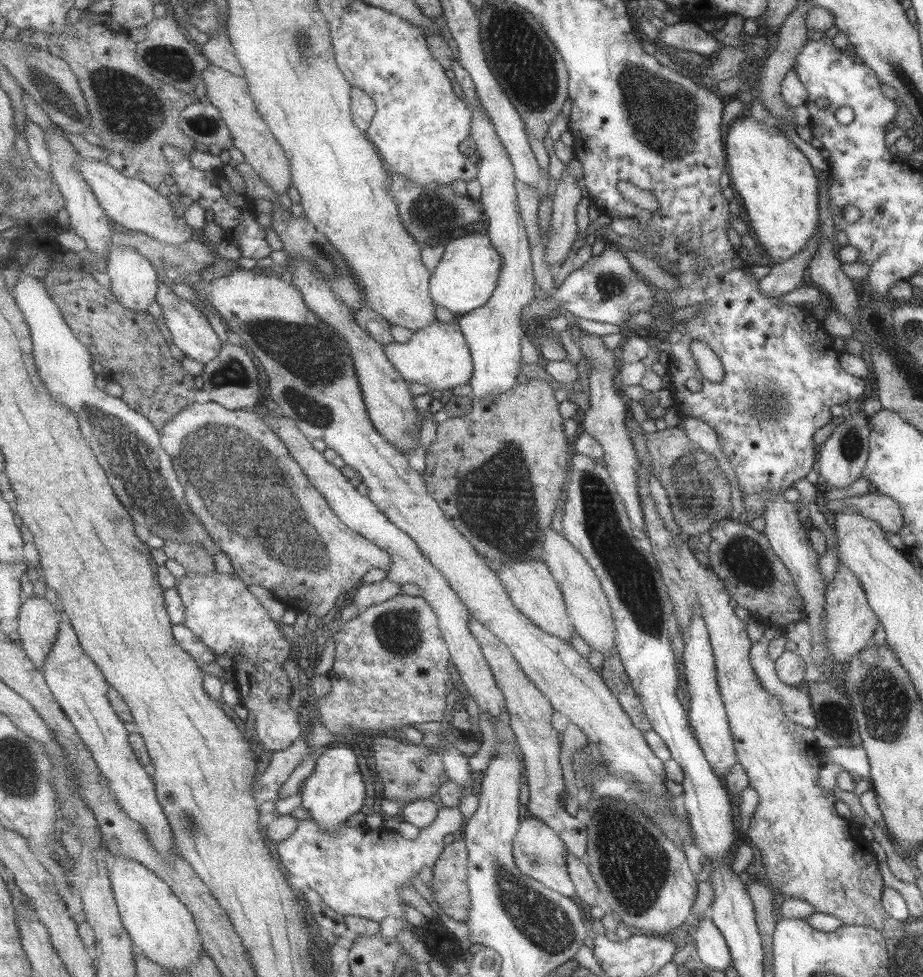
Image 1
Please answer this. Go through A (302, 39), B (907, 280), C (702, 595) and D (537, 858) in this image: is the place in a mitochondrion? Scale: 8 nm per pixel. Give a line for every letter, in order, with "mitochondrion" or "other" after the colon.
A: mitochondrion
B: other
C: other
D: mitochondrion

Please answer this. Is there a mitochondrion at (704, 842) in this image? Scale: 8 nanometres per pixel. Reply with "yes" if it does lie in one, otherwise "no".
no

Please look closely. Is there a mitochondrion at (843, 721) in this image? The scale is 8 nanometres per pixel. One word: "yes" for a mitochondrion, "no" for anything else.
yes

